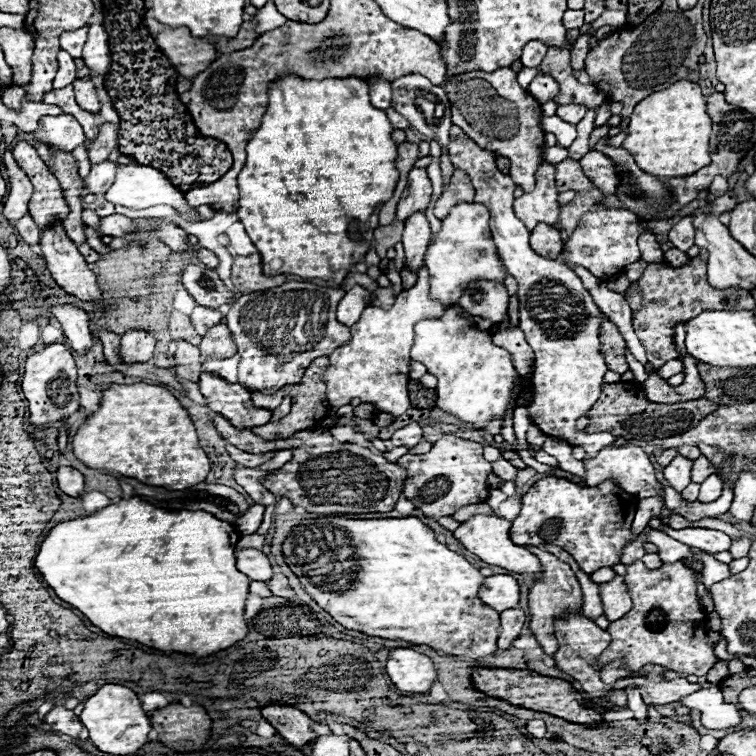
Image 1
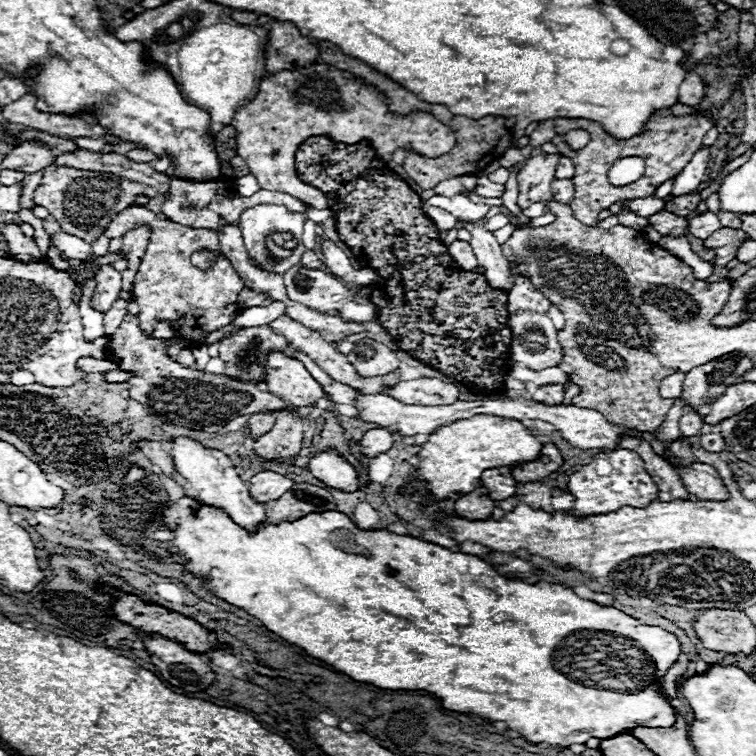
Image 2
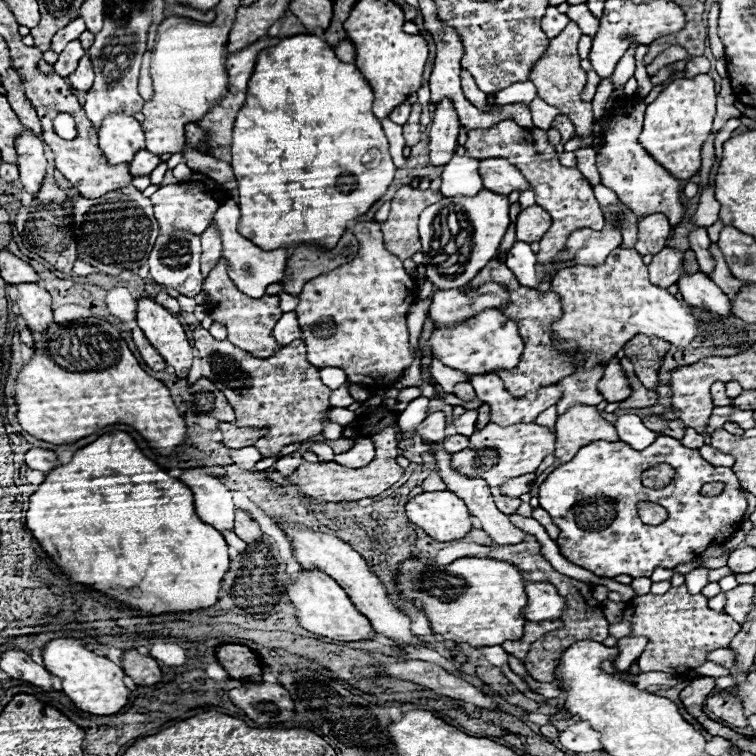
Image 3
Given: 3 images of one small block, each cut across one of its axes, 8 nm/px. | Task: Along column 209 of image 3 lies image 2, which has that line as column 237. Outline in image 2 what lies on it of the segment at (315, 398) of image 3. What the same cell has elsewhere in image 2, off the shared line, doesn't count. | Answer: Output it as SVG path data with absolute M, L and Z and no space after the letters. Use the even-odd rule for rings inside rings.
M268 324L266 326L254 326L254 328L242 328L240 332L224 338L220 342L220 358L228 360L228 368L226 374L244 382L254 382L260 384L264 378L264 362L266 362L266 352L272 348L280 348L286 350L286 338L282 334L276 334Z

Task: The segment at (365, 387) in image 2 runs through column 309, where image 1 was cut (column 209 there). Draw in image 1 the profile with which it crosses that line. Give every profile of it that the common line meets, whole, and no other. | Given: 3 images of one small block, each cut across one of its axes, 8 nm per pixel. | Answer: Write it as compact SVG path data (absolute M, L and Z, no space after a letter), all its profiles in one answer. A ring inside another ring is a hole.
M216 324L214 328L210 328L200 342L200 352L204 356L220 356L220 358L228 358L234 356L238 352L238 348L234 346L234 340L230 336L230 330L226 328L226 324Z

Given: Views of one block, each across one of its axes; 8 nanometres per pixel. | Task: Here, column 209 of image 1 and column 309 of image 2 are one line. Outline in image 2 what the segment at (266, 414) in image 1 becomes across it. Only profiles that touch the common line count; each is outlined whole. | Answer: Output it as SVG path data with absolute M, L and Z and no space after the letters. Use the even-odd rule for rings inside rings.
M280 350L268 352L268 360L264 364L264 384L266 390L276 394L278 398L290 402L296 408L312 406L312 398L324 398L320 384L310 376L304 364L296 358L286 356Z

